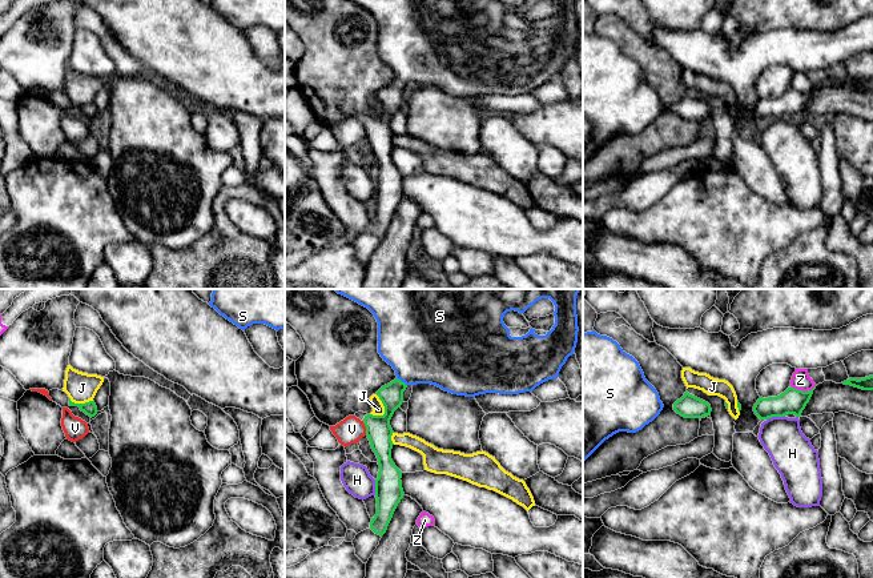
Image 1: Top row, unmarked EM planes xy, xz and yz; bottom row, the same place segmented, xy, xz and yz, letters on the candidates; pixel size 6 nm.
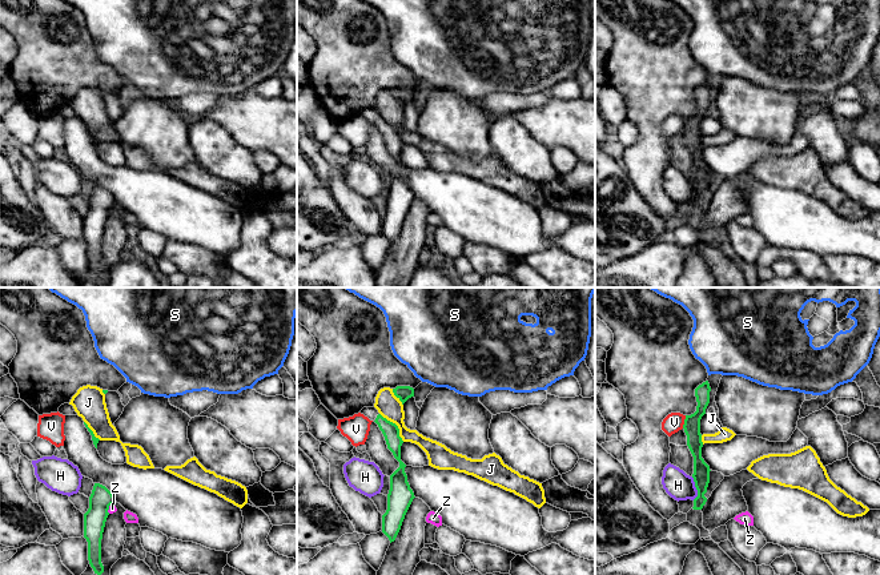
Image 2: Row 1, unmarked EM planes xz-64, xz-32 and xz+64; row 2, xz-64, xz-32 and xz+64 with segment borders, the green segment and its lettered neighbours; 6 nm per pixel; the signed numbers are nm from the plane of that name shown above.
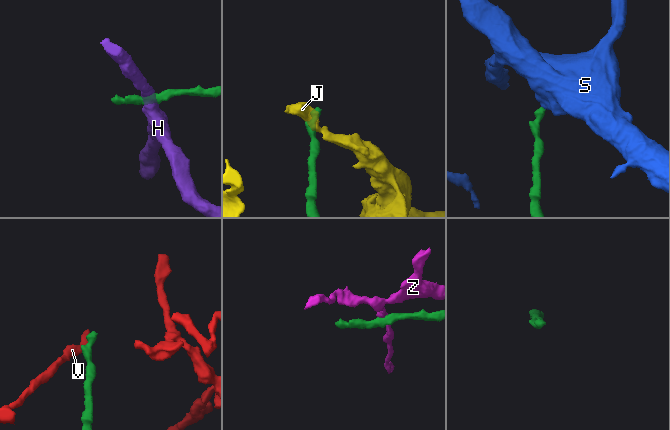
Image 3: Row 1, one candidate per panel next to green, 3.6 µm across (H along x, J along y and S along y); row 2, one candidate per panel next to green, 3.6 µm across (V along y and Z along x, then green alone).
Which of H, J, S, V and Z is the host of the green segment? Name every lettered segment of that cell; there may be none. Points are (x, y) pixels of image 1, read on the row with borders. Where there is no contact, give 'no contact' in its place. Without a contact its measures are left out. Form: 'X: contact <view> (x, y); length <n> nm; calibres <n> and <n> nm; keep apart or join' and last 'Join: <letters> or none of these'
H: contact yz (775, 416); length 120 nm; calibres 160 and 260 nm; keep apart
J: contact xz (383, 405); length 140 nm; calibres 160 and 80 nm; keep apart
S: contact xz (401, 381); length 80 nm; calibres 140 and 440 nm; join
V: contact xz (366, 428); length 90 nm; calibres 160 and 160 nm; keep apart
Z: contact yz (801, 390); length 160 nm; calibres 160 and 110 nm; keep apart
Join: S

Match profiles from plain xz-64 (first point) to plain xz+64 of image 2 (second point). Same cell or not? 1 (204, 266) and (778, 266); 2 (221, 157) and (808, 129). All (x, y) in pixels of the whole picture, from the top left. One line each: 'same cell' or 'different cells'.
1: same cell
2: same cell

